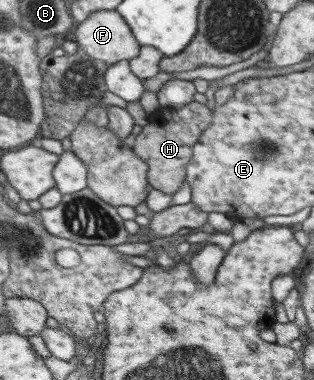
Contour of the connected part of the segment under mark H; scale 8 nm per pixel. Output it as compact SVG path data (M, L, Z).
M191 101L180 109L159 109L135 135L131 149L147 162L148 183L156 191L172 195L185 180L186 166L191 160L192 145L212 123L212 109L208 105Z

